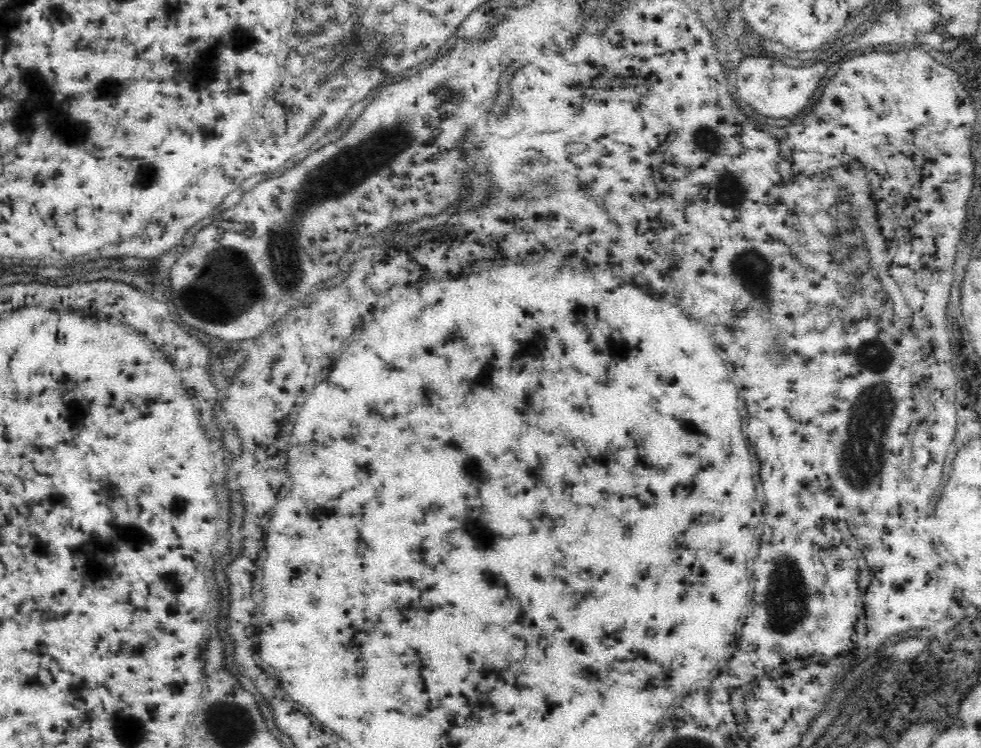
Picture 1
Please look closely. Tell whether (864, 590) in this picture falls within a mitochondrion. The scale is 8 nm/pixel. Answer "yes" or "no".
no

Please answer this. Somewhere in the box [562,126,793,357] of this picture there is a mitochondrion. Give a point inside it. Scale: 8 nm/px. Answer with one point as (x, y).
(750, 267)

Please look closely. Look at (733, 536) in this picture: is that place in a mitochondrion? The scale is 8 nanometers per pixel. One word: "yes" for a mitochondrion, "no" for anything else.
no

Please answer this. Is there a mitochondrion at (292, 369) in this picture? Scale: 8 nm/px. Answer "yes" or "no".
no

